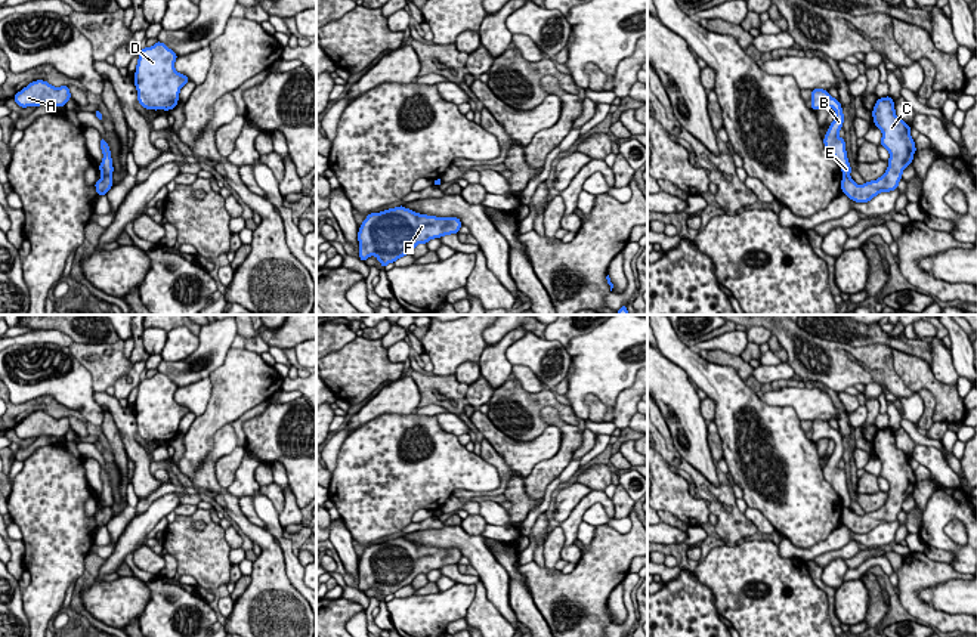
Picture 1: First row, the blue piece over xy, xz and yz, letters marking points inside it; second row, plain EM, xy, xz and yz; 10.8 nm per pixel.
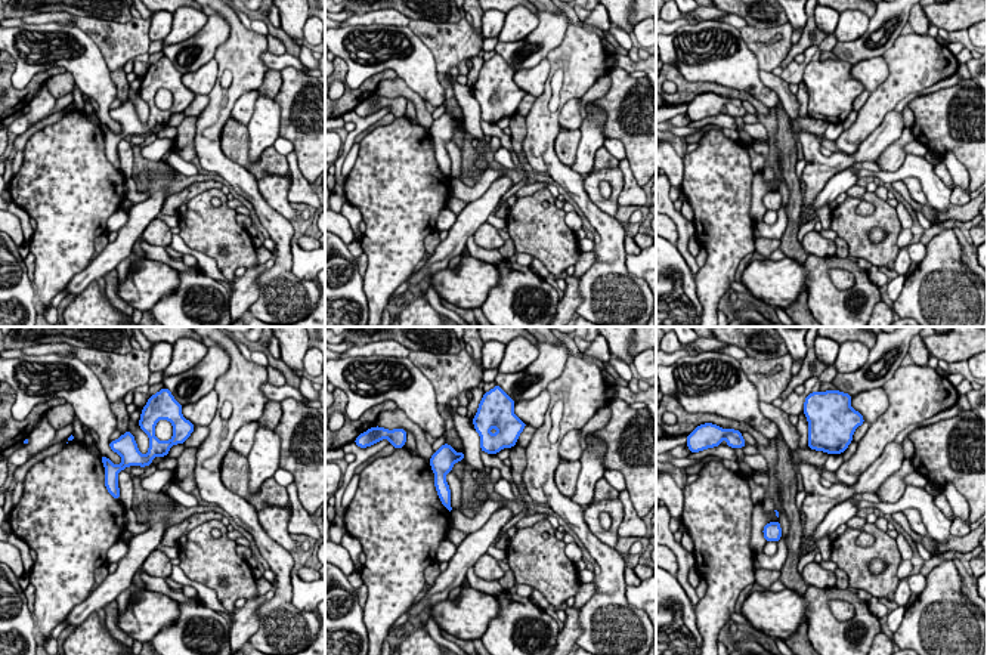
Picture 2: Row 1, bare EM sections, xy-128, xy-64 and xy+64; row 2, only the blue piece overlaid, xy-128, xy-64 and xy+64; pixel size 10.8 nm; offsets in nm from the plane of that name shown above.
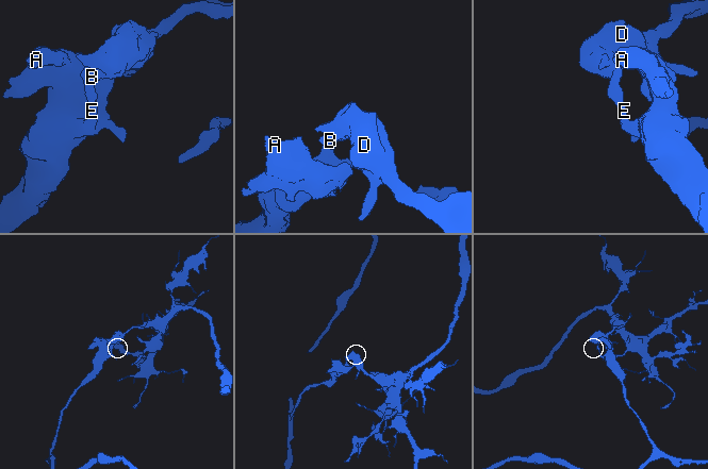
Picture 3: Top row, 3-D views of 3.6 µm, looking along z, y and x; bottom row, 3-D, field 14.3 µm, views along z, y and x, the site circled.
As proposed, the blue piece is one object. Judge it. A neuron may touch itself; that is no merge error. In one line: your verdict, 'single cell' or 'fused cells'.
fused cells

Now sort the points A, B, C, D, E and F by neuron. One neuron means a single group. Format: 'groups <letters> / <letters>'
groups A C F / B D E

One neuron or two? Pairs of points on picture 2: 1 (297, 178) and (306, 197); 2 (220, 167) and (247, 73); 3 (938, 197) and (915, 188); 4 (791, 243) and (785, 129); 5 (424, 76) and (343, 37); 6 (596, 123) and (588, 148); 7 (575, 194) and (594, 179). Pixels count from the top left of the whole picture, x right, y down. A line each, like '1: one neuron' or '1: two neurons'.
1: one neuron
2: one neuron
3: two neurons
4: one neuron
5: one neuron
6: one neuron
7: two neurons

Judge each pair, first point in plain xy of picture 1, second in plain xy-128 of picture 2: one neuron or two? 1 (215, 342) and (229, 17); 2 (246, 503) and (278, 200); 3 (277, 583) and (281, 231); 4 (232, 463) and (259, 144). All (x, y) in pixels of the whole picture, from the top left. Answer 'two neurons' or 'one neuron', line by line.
1: two neurons
2: one neuron
3: one neuron
4: two neurons

